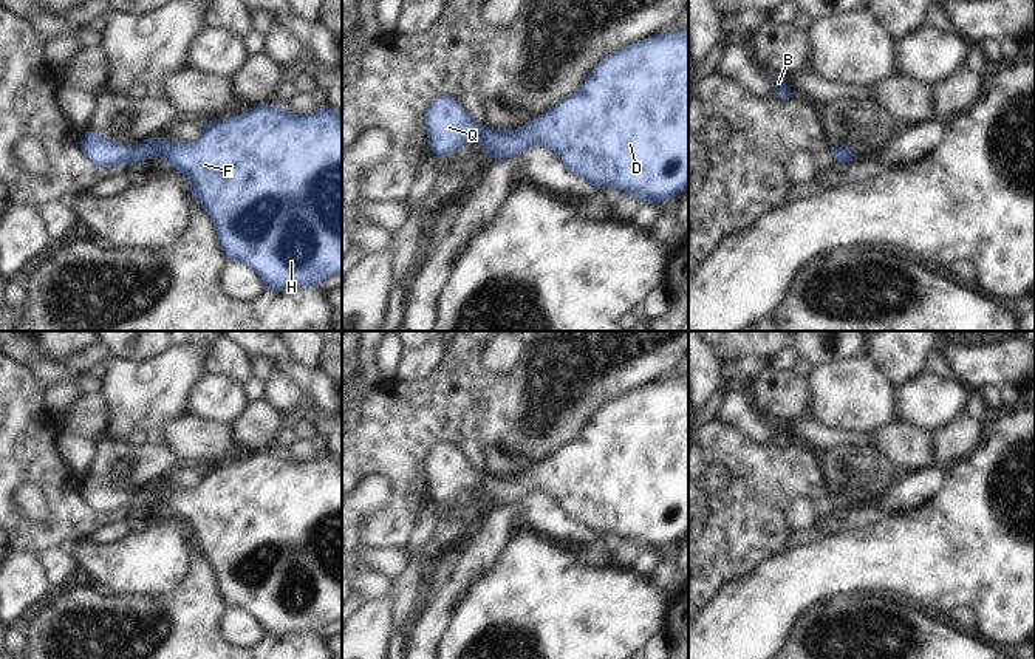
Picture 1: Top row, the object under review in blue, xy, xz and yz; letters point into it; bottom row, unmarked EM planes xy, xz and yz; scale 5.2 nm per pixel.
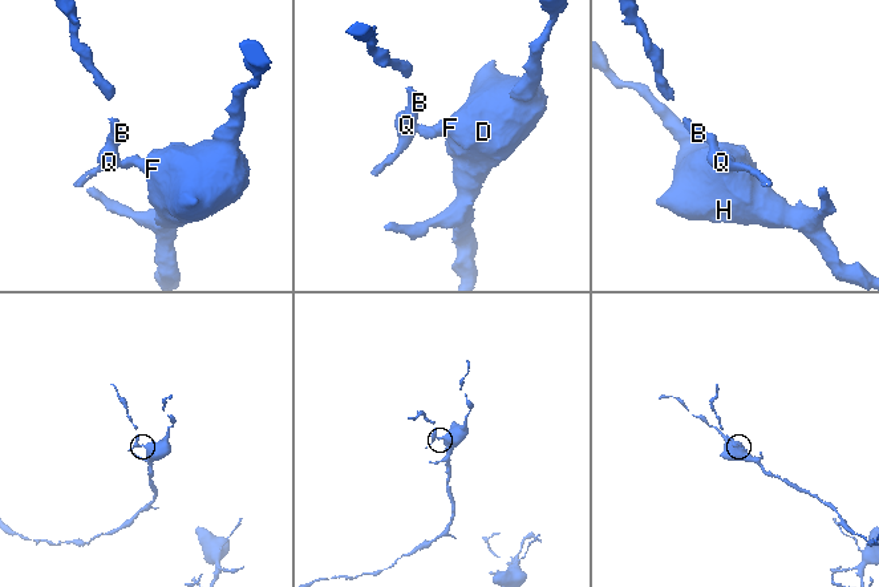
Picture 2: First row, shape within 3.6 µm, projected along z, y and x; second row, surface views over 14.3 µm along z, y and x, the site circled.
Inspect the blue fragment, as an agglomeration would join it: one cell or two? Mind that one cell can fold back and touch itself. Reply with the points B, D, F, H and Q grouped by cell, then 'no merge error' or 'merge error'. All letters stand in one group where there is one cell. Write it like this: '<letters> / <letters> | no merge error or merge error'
B D F H Q | no merge error

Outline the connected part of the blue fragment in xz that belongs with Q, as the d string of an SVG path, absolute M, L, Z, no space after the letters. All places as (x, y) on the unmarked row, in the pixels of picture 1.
M688 374L653 381L603 404L574 441L532 463L524 473L481 473L453 442L432 446L424 473L429 498L438 507L475 484L495 507L518 504L528 493L543 492L593 535L608 532L656 551L676 545L688 535Z

